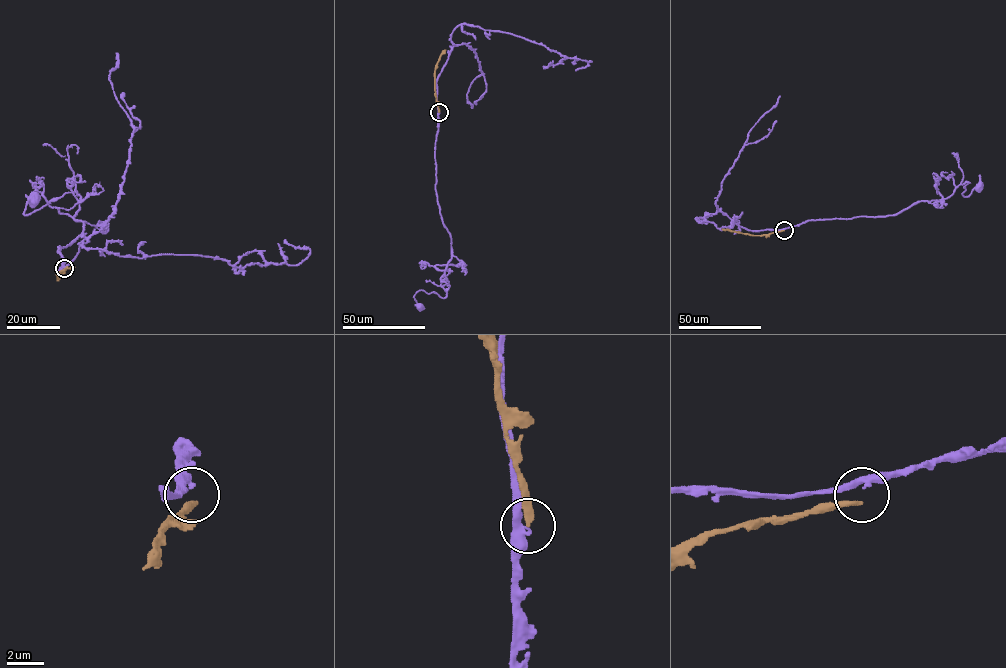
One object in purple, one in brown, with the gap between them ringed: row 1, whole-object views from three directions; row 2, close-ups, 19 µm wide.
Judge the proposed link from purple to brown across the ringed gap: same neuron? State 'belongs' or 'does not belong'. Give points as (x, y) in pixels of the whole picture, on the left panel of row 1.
does not belong

